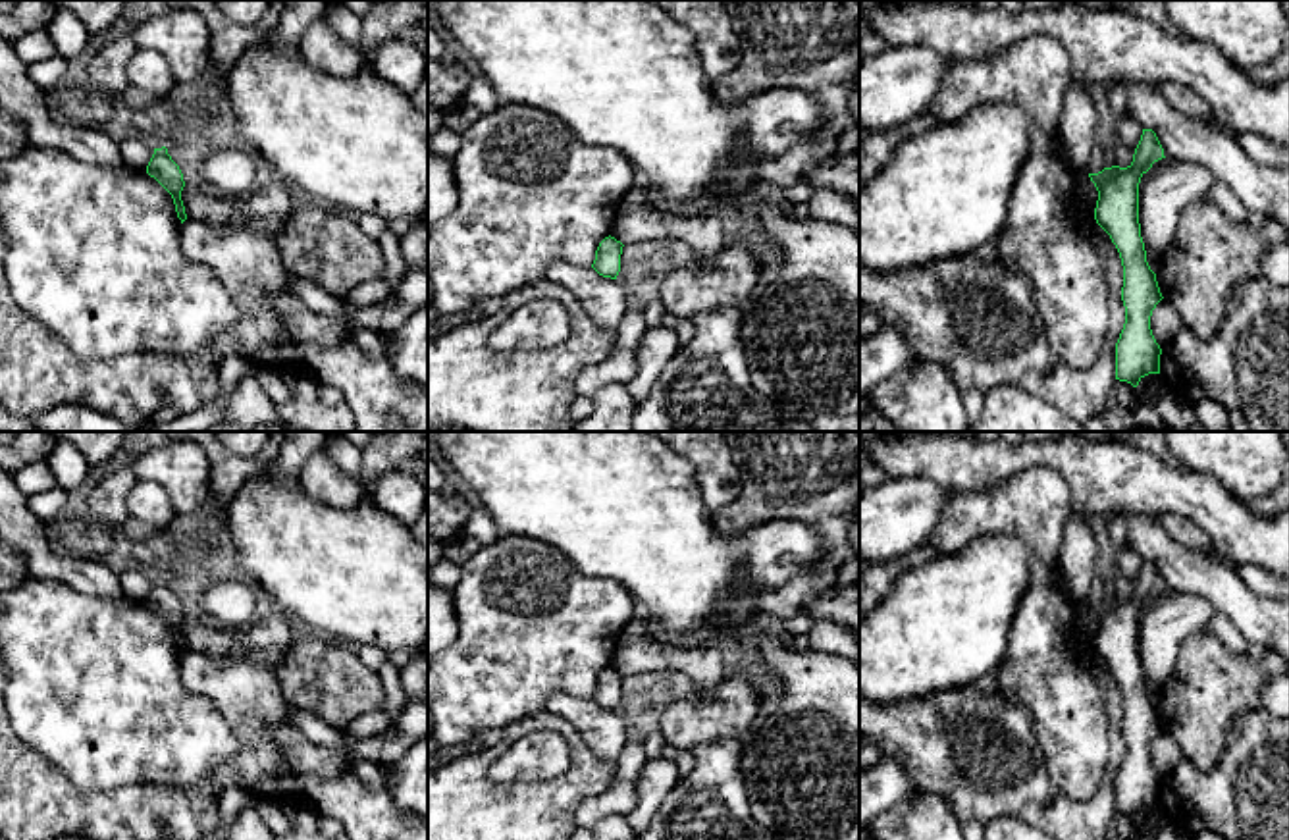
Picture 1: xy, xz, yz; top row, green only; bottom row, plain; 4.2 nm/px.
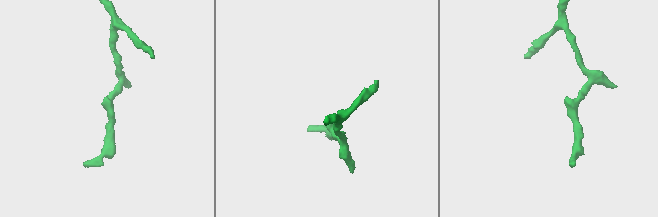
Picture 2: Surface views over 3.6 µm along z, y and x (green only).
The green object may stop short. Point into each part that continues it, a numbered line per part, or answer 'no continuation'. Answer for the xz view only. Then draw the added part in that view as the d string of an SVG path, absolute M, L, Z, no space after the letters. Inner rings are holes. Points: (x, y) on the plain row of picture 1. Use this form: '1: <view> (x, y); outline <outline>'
no continuation

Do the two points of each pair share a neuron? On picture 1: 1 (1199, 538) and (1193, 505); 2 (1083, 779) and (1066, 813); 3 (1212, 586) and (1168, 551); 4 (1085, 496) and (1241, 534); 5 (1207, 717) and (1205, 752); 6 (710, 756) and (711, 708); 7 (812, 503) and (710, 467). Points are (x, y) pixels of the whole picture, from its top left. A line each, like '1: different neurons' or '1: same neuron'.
1: different neurons
2: different neurons
3: same neuron
4: same neuron
5: same neuron
6: different neurons
7: different neurons

